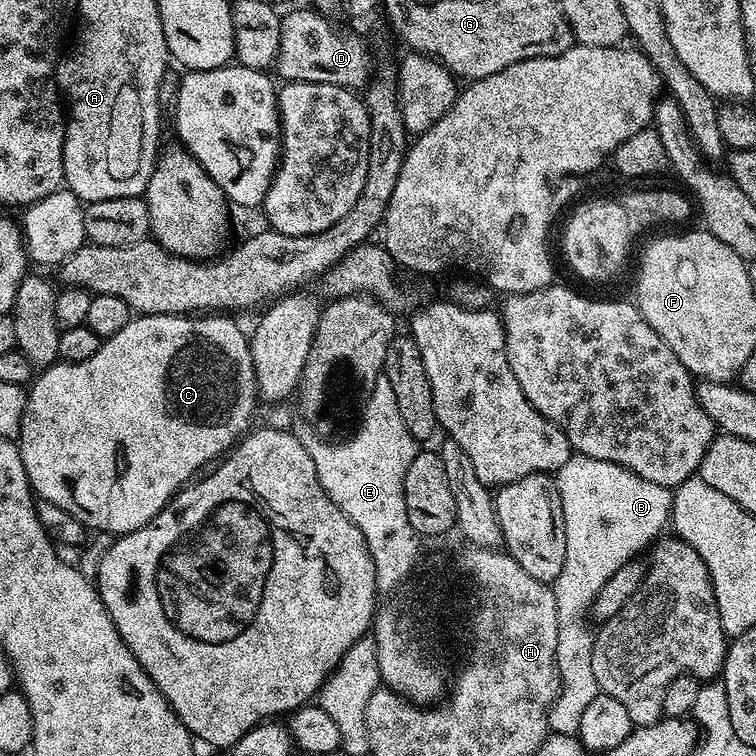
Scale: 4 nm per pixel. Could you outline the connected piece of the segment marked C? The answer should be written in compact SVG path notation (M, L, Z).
M185 314L183 316L137 315L118 334L107 337L101 343L98 354L86 358L86 362L56 362L45 367L44 372L31 381L27 389L28 401L22 414L22 426L18 447L22 466L28 475L33 493L39 499L62 506L66 514L74 514L85 529L97 528L100 532L123 534L146 526L168 505L168 501L197 475L203 464L219 461L253 427L252 415L256 412L258 389L252 357L252 345L247 331L243 332L228 314Z

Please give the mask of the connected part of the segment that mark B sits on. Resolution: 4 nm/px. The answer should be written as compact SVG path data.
M573 454L571 458L566 462L566 466L562 466L559 472L555 473L554 479L556 481L556 485L558 486L558 494L562 498L562 518L564 519L564 525L566 526L566 563L562 566L562 574L558 574L558 578L551 585L552 593L554 594L554 598L556 599L556 605L558 606L558 650L556 651L556 669L560 674L560 697L556 700L556 703L552 705L551 711L548 712L548 726L549 729L557 736L576 736L580 731L580 723L582 722L582 710L586 710L586 706L590 706L590 702L594 702L594 698L598 695L601 695L600 687L598 686L598 678L594 678L594 666L592 663L594 662L594 628L591 628L588 625L588 616L590 620L590 613L593 611L594 605L596 603L596 599L598 598L598 594L602 590L602 586L606 586L606 582L610 582L610 578L614 578L614 574L619 568L622 566L626 566L626 562L630 562L631 560L637 559L641 555L640 551L643 550L644 547L651 545L653 541L657 539L661 535L660 532L665 527L666 529L670 524L670 517L672 515L672 494L673 489L671 488L663 488L662 486L658 486L654 482L646 482L646 478L642 478L638 474L634 474L629 470L629 468L623 468L622 466L618 466L614 462L602 462L598 458L590 458L589 456L581 456L579 454Z

